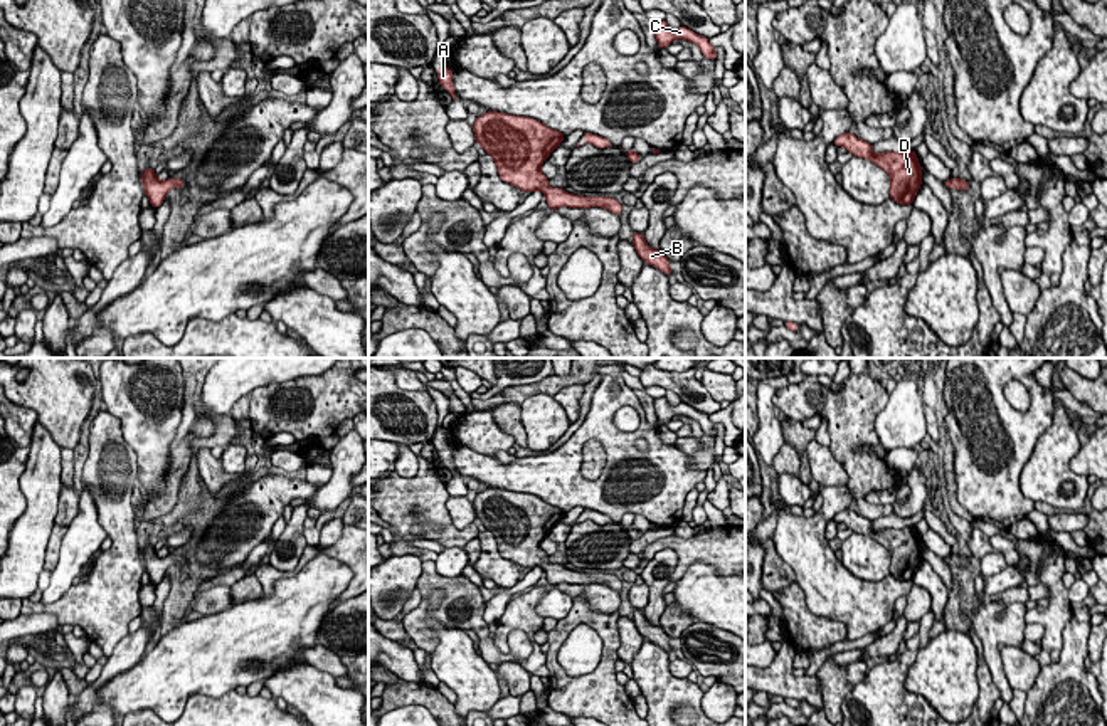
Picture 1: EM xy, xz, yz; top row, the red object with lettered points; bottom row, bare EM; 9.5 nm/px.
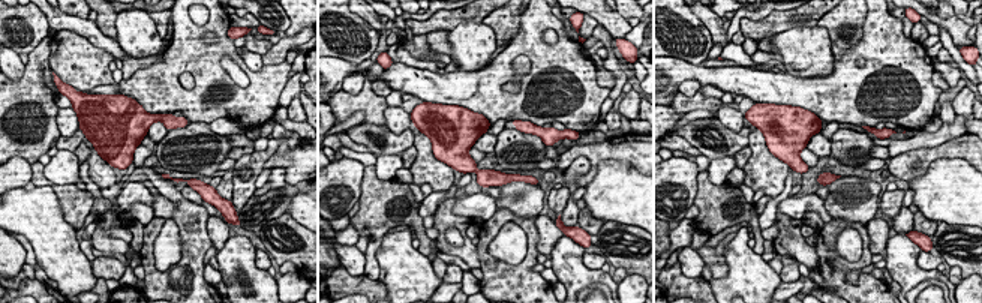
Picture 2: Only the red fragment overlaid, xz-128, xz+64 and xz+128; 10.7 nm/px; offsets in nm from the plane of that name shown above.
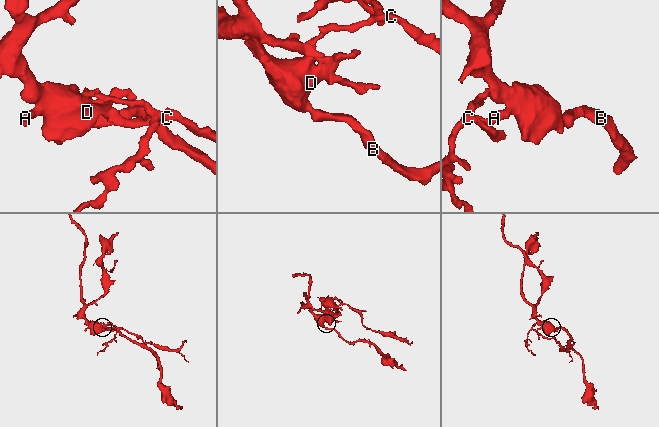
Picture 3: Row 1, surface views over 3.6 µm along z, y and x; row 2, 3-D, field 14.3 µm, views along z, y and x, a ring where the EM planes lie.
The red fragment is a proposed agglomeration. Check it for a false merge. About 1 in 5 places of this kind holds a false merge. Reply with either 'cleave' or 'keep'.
keep

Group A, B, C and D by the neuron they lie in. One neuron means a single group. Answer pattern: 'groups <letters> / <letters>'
groups A B C D

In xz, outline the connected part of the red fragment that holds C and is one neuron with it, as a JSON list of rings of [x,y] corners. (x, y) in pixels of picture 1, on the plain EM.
[[[659,397],[659,398],[654,400],[654,412],[656,412],[659,425],[665,425],[675,415],[685,415],[685,417],[690,417],[690,418],[697,420],[700,424],[703,434],[717,437],[717,427],[708,418],[708,415],[691,408],[690,405],[686,405],[683,402],[671,407],[668,403],[666,397]]]

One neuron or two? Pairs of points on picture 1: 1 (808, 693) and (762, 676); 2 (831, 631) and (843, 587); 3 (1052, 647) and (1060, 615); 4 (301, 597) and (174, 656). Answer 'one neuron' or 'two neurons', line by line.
1: one neuron
2: two neurons
3: one neuron
4: one neuron

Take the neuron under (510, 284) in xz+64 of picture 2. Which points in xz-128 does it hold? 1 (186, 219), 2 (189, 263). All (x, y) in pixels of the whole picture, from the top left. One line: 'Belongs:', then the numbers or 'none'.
Belongs: 1, 2

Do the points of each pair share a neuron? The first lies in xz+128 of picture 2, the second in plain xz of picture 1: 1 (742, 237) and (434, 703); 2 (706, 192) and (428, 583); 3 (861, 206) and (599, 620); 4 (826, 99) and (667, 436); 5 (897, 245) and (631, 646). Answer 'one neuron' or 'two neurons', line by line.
1: two neurons
2: one neuron
3: two neurons
4: two neurons
5: two neurons

